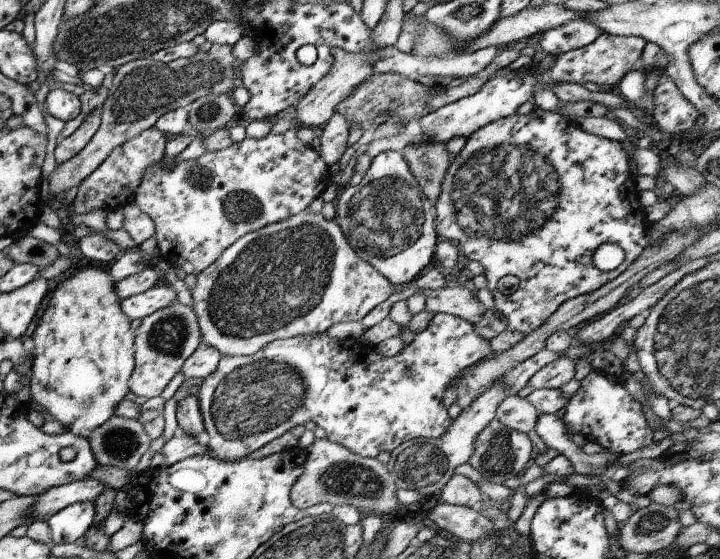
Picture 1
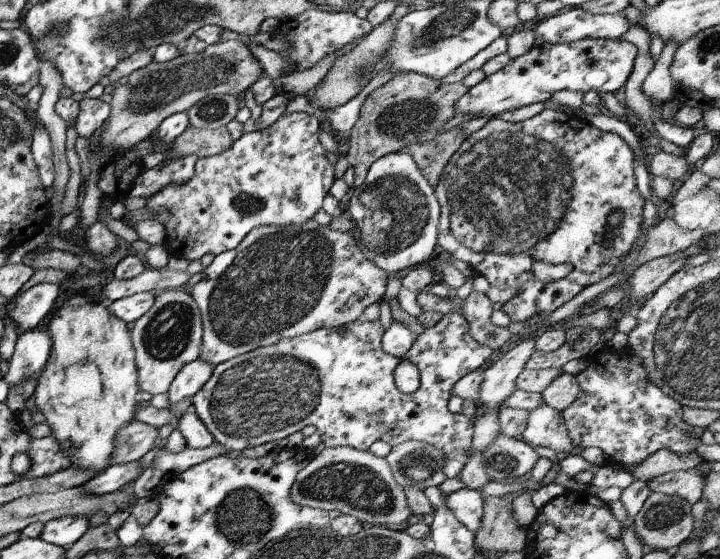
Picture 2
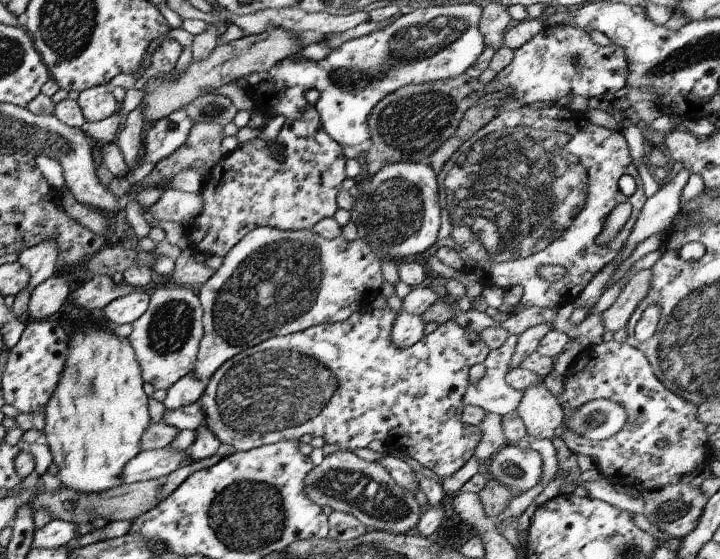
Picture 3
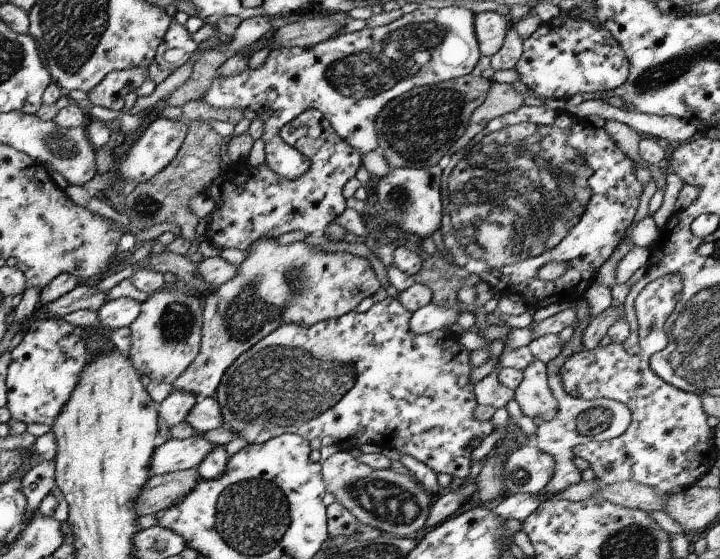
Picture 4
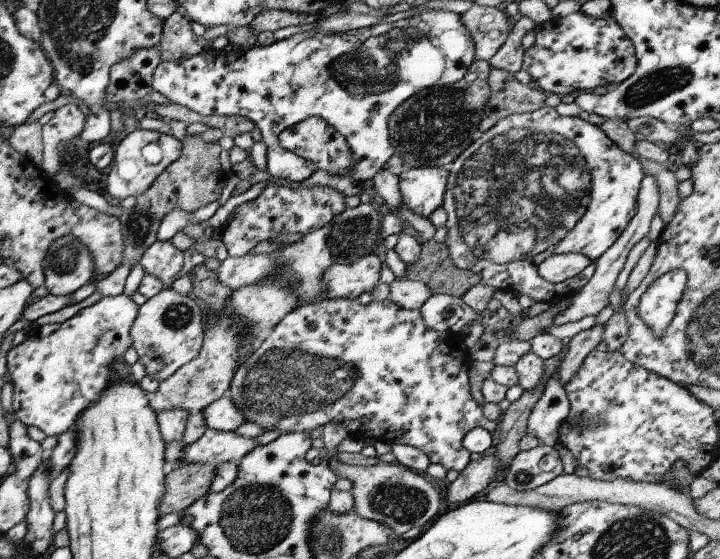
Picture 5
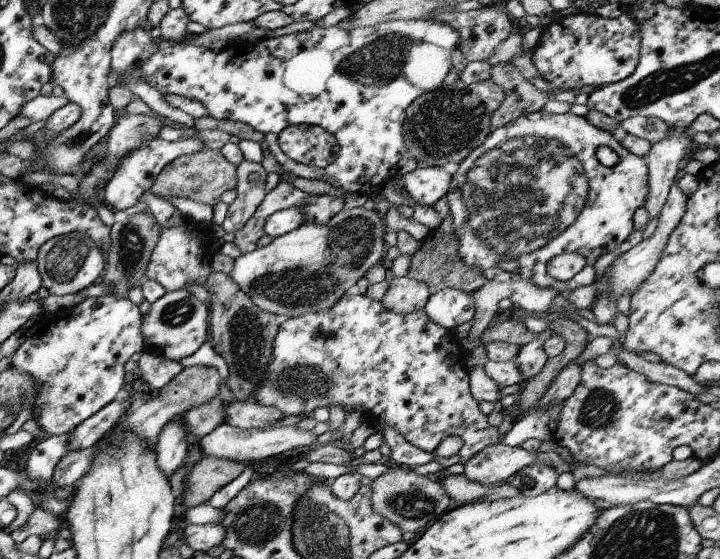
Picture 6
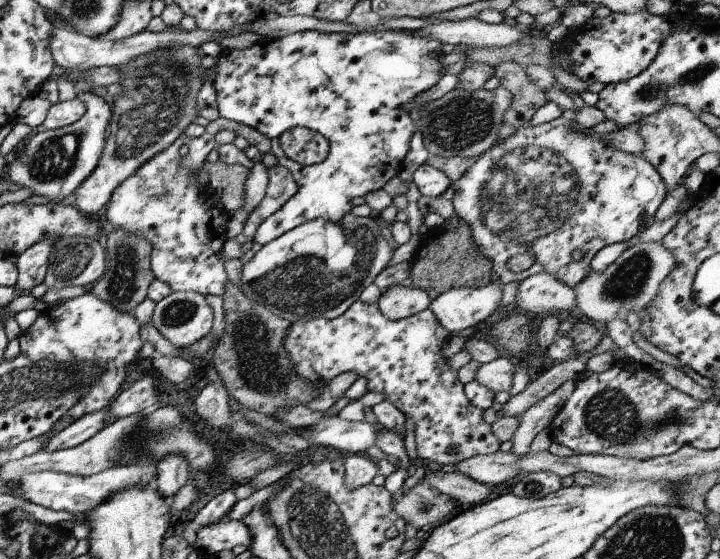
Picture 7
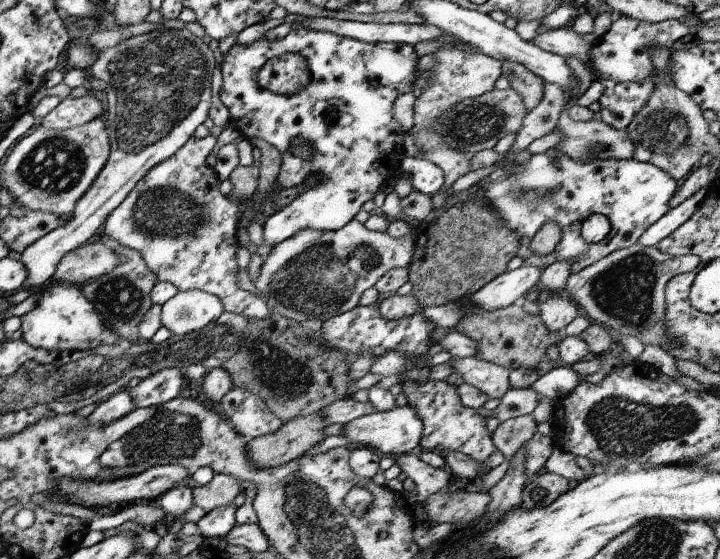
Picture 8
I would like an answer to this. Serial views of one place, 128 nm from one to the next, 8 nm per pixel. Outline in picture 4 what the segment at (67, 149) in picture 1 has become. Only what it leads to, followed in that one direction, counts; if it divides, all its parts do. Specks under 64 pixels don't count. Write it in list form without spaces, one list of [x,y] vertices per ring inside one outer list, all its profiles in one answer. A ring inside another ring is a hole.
[[[146,68],[110,72],[86,93],[85,102],[108,110],[120,111],[124,108],[123,100],[125,100],[125,96],[135,92],[141,86],[141,82],[146,79],[146,75]]]

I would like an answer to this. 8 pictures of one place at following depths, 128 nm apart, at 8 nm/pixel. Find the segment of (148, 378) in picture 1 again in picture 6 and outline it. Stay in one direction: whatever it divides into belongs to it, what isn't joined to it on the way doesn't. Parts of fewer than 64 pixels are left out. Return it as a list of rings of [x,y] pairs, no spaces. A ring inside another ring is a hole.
[[[185,289],[165,291],[165,294],[150,303],[150,309],[141,318],[141,336],[144,350],[152,354],[159,353],[165,360],[179,362],[190,356],[207,338],[208,307],[195,295]]]

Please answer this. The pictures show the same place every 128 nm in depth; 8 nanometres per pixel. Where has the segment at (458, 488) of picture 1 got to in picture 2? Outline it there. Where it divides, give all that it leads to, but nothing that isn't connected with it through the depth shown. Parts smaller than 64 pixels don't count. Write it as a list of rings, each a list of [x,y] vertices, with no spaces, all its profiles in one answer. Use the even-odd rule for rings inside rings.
[[[463,485],[444,497],[445,506],[467,530],[481,531],[483,503],[479,491]]]

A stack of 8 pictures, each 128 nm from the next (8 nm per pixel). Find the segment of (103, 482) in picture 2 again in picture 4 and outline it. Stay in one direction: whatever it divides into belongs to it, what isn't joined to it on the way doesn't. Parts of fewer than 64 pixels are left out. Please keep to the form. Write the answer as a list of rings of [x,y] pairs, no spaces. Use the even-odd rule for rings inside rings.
[[[196,434],[183,440],[168,439],[155,446],[147,470],[150,476],[155,476],[196,467],[215,446]]]

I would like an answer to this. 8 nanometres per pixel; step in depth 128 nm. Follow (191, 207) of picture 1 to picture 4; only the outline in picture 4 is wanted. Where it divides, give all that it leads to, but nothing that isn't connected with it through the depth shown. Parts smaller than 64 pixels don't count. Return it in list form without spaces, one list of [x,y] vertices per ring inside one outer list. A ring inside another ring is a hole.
[[[305,109],[291,122],[283,124],[278,135],[307,158],[305,174],[287,180],[271,172],[267,165],[261,164],[256,167],[257,170],[247,170],[247,178],[235,185],[232,179],[239,174],[240,162],[227,165],[227,170],[220,175],[219,199],[214,202],[209,229],[204,236],[207,242],[220,249],[245,250],[259,238],[275,238],[297,230],[305,234],[322,232],[343,212],[345,200],[341,194],[342,188],[359,168],[359,151],[347,146],[317,109]]]

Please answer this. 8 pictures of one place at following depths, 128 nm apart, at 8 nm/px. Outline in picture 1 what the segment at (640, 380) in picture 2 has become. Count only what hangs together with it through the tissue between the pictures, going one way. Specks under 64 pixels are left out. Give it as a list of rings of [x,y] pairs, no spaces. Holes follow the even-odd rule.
[[[591,371],[580,380],[579,388],[565,405],[564,425],[581,441],[599,444],[615,454],[631,454],[651,444],[653,433],[643,418],[639,402],[633,400],[620,380],[608,379],[601,372]]]

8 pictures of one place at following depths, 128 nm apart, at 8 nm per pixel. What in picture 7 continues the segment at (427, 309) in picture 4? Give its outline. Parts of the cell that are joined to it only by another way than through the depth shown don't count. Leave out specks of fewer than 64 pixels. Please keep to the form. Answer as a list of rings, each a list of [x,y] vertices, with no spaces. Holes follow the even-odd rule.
[[[492,280],[485,287],[471,285],[449,289],[430,300],[428,309],[449,334],[473,328],[491,316],[501,300],[501,283]]]

